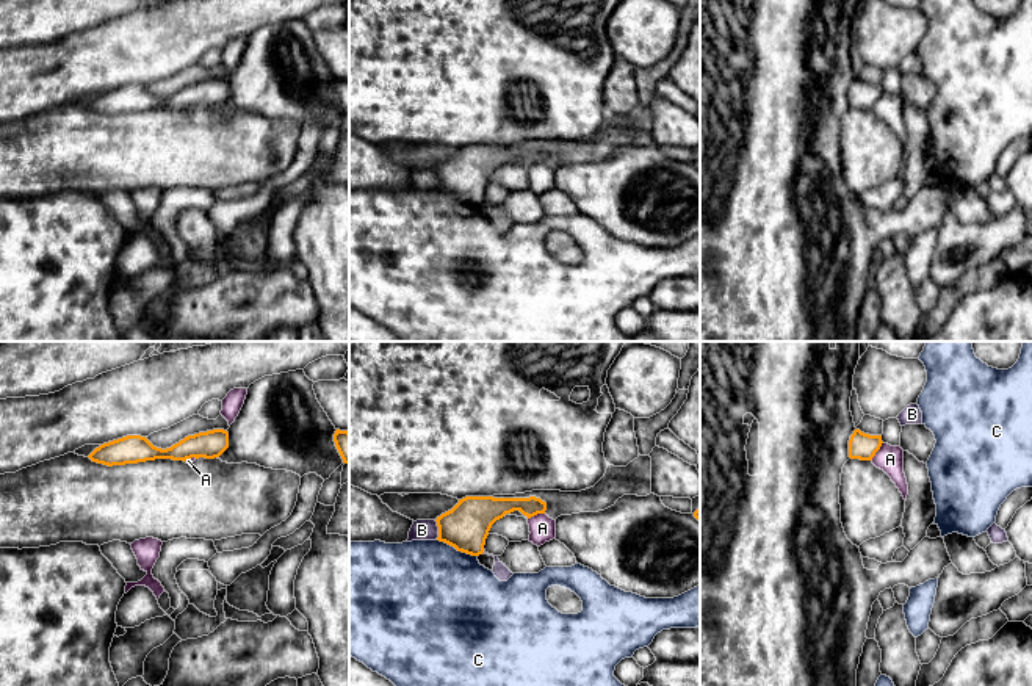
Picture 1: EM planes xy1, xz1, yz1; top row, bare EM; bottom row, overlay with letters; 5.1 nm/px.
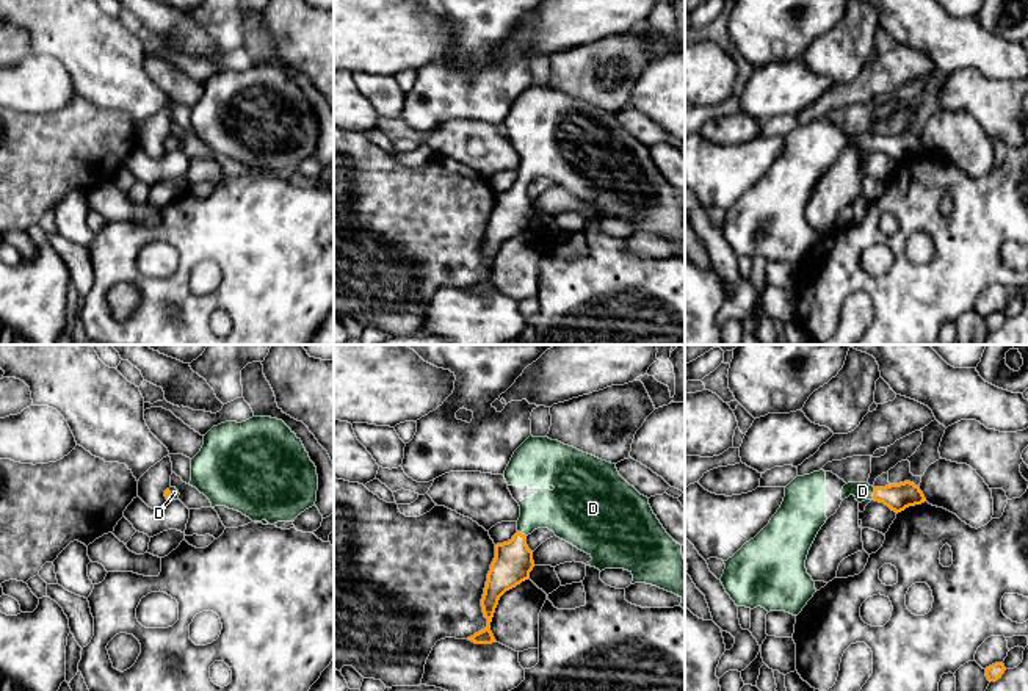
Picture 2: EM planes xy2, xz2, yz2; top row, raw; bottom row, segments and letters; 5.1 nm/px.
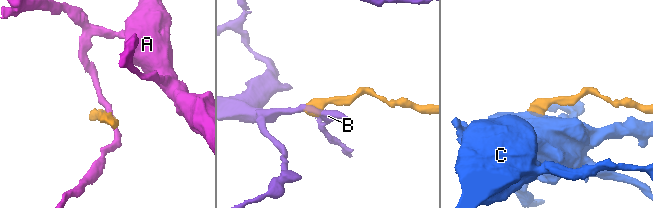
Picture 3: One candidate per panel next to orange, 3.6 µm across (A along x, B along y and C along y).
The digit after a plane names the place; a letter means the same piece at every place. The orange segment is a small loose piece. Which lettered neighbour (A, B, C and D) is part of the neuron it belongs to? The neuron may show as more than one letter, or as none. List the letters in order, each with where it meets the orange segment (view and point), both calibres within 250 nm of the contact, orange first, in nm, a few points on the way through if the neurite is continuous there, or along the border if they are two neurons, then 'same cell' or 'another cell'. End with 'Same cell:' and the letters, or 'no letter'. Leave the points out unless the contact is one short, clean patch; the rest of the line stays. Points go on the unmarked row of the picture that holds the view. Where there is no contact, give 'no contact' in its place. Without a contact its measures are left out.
A: contact yz1 (877, 99); calibres 140 and 140 nm; border yz1 (882, 91), (871, 108); another cell
B: contact xz1 (439, 179); calibres 240 and 110 nm; border xz1 (434, 169), (437, 188); another cell
C: contact xz1 (458, 199); calibres 240 and 500 nm; border xz1 (437, 188), (476, 205); another cell
D: contact yz2 (873, 143); calibres 140 and 100 nm; way yz2 (898, 146), (873, 143), (862, 140); same cell
Same cell: D

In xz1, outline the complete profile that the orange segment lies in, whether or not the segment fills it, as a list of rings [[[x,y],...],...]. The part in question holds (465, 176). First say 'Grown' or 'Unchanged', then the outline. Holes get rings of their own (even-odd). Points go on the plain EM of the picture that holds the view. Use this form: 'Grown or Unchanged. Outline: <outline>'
Unchanged. Outline: [[[465,146],[451,160],[437,166],[437,190],[454,196],[457,200],[479,205],[484,202],[492,174],[514,160],[520,160],[531,168],[537,163],[545,163],[547,152],[536,146]]]

